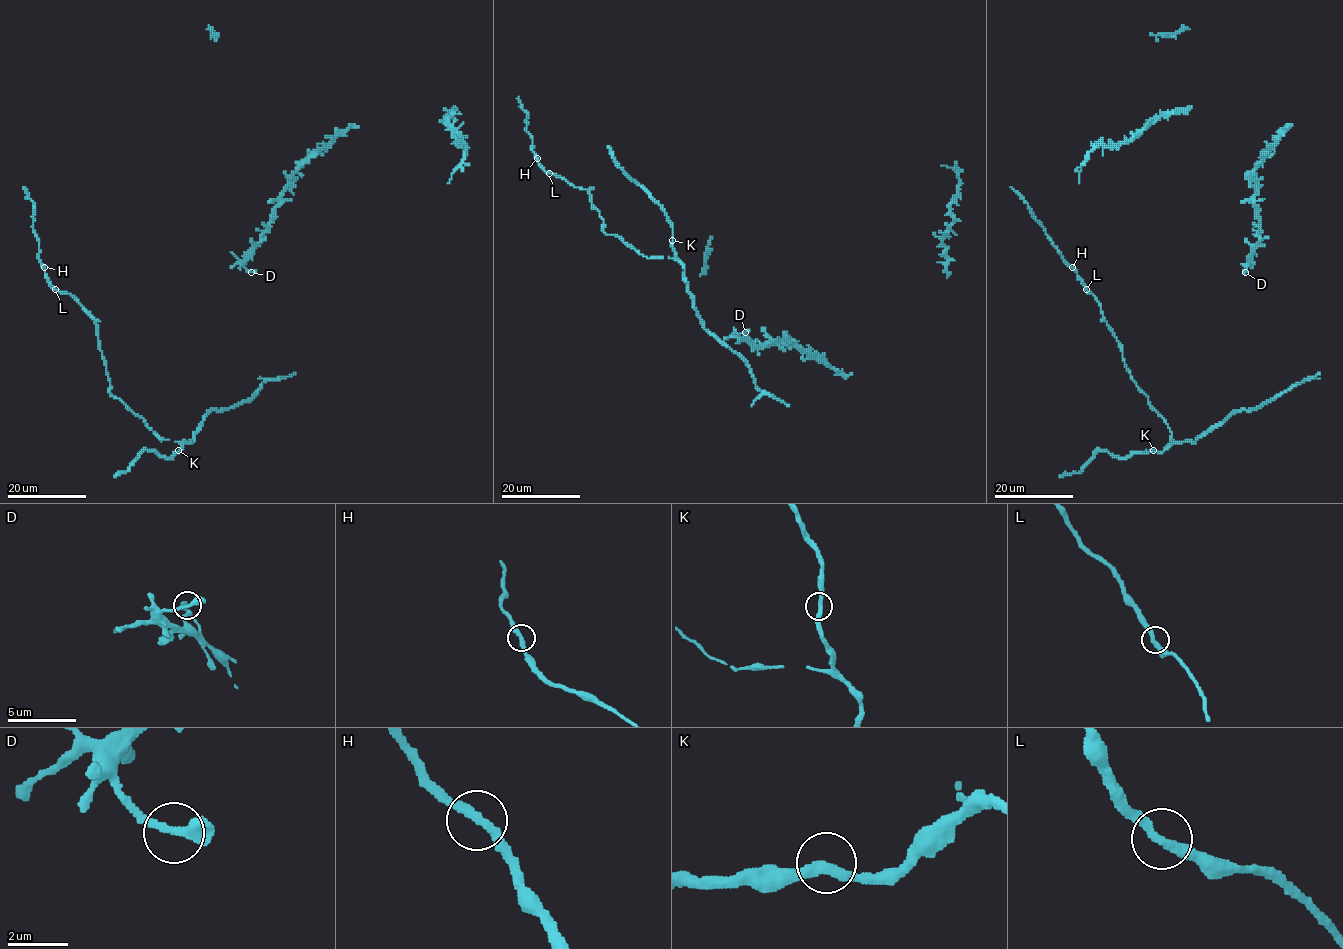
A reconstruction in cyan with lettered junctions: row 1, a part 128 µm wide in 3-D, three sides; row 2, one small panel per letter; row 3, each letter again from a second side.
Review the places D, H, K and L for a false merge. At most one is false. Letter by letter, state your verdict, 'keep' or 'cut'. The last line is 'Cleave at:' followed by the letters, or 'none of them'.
D: keep
H: cut
K: keep
L: keep
Cleave at: H

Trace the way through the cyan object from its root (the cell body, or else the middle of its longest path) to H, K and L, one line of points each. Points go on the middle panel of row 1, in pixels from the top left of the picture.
H: (755, 384), (747, 363), (703, 327), (684, 267), (607, 234), (589, 193), (538, 158)
K: (755, 384), (747, 363), (703, 327), (684, 280), (684, 267), (672, 249), (672, 240)
L: (755, 384), (747, 363), (703, 327), (684, 267), (668, 257), (646, 258), (607, 234), (589, 193), (549, 173)

